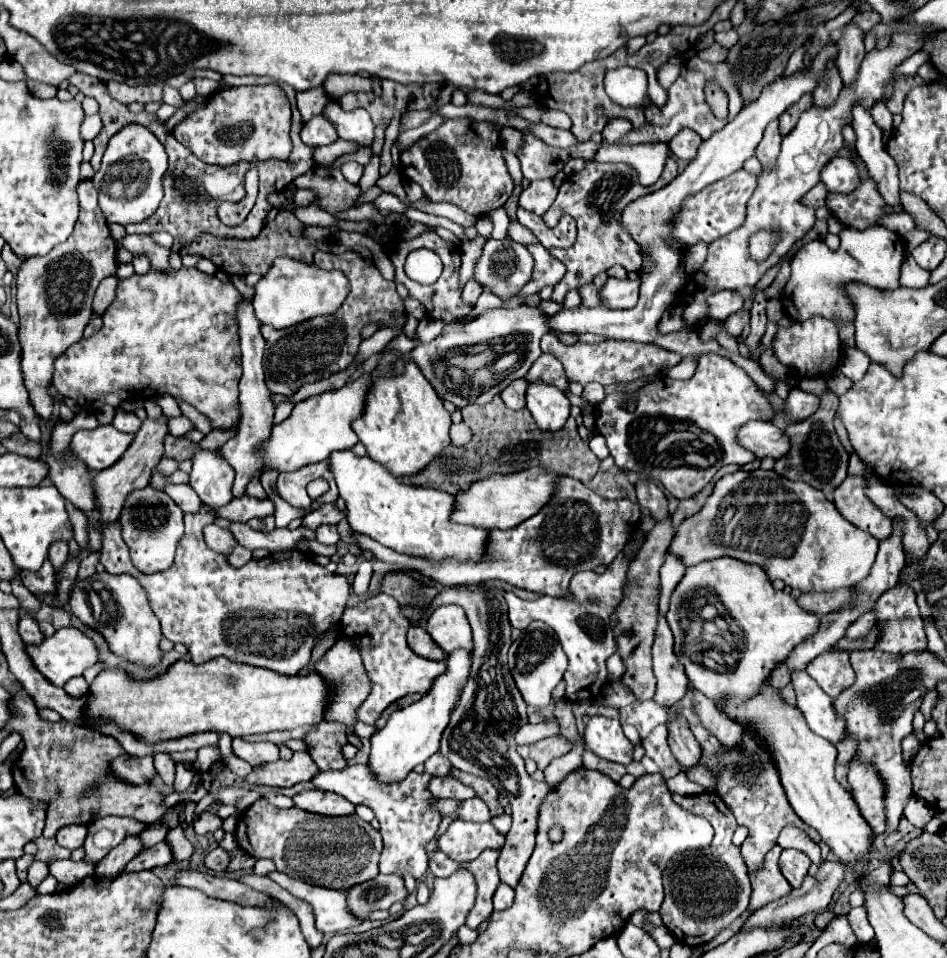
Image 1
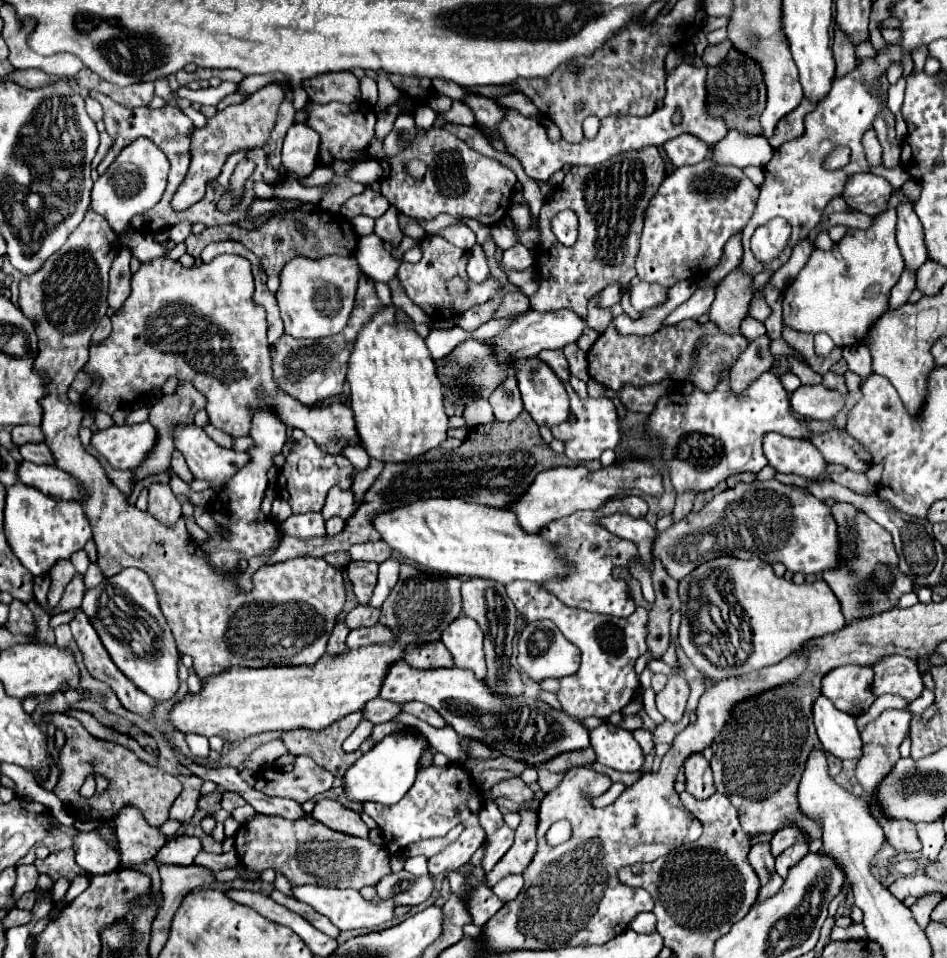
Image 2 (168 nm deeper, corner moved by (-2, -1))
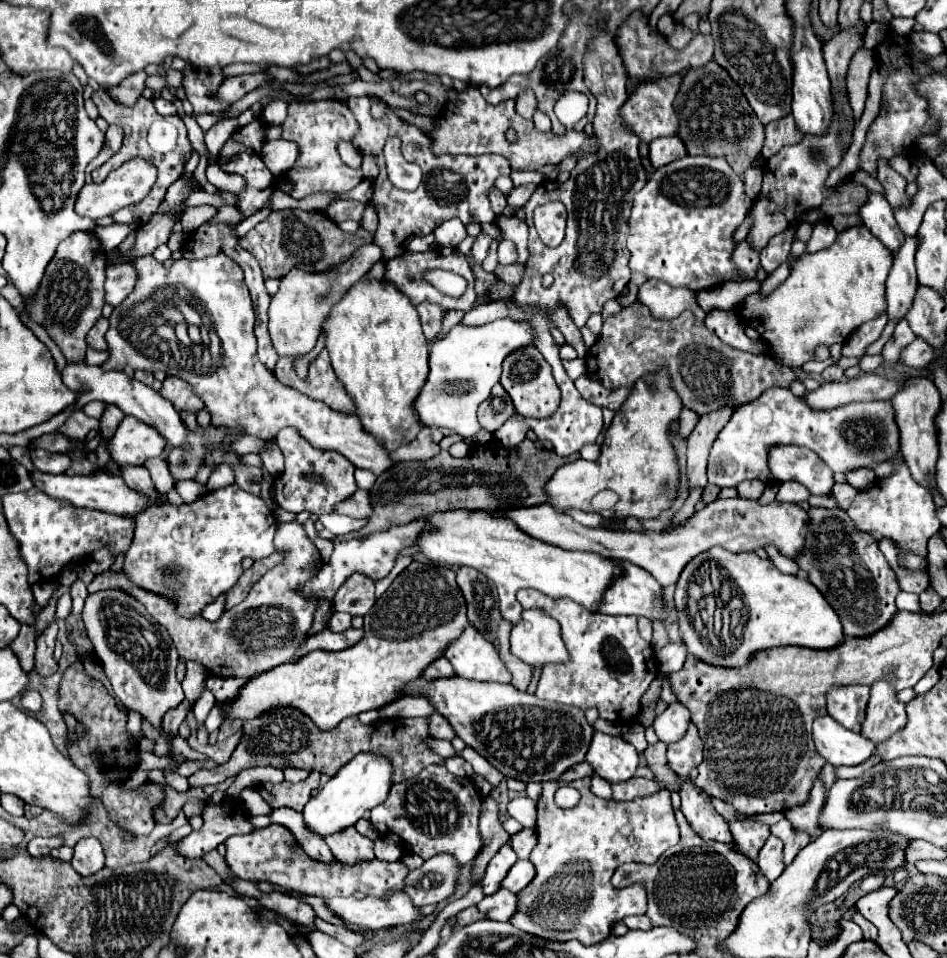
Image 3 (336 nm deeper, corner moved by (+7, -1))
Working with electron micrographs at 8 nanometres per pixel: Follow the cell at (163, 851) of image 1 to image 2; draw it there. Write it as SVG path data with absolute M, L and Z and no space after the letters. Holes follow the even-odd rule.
M174 835L154 857L154 863L172 863L172 865L190 865L200 851L200 839L190 835Z

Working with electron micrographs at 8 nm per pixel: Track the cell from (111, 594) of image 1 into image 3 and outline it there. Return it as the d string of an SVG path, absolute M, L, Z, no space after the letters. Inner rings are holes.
M119 589L89 595L83 609L83 623L117 699L127 709L139 713L145 705L147 711L141 713L143 719L147 719L153 727L159 727L163 715L169 709L175 709L183 699L181 683L175 679L179 655L169 633L149 617L147 609L139 601Z

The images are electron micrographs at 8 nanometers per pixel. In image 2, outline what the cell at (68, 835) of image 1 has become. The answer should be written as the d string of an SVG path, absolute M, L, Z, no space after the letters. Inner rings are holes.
M76 831L74 845L76 863L90 875L112 873L118 869L118 851L114 851L96 831Z

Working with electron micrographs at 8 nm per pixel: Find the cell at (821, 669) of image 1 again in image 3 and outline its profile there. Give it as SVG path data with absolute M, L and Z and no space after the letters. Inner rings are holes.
M847 685L831 689L831 693L827 693L827 711L837 723L847 727L849 731L861 733L867 701L869 701L869 687Z

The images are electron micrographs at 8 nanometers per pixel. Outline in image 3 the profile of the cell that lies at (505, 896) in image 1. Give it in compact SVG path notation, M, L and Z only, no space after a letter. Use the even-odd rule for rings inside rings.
M517 861L511 871L507 873L507 877L503 879L503 889L511 889L511 891L521 891L525 889L531 881L535 879L535 867L531 861Z

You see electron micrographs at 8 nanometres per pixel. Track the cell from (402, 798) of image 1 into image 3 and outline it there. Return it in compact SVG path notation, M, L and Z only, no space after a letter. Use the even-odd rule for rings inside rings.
M443 765L425 767L419 777L397 783L385 803L371 809L371 823L383 837L397 841L403 851L431 859L439 853L453 853L459 863L471 863L483 847L479 837L481 797L469 777L455 777Z

